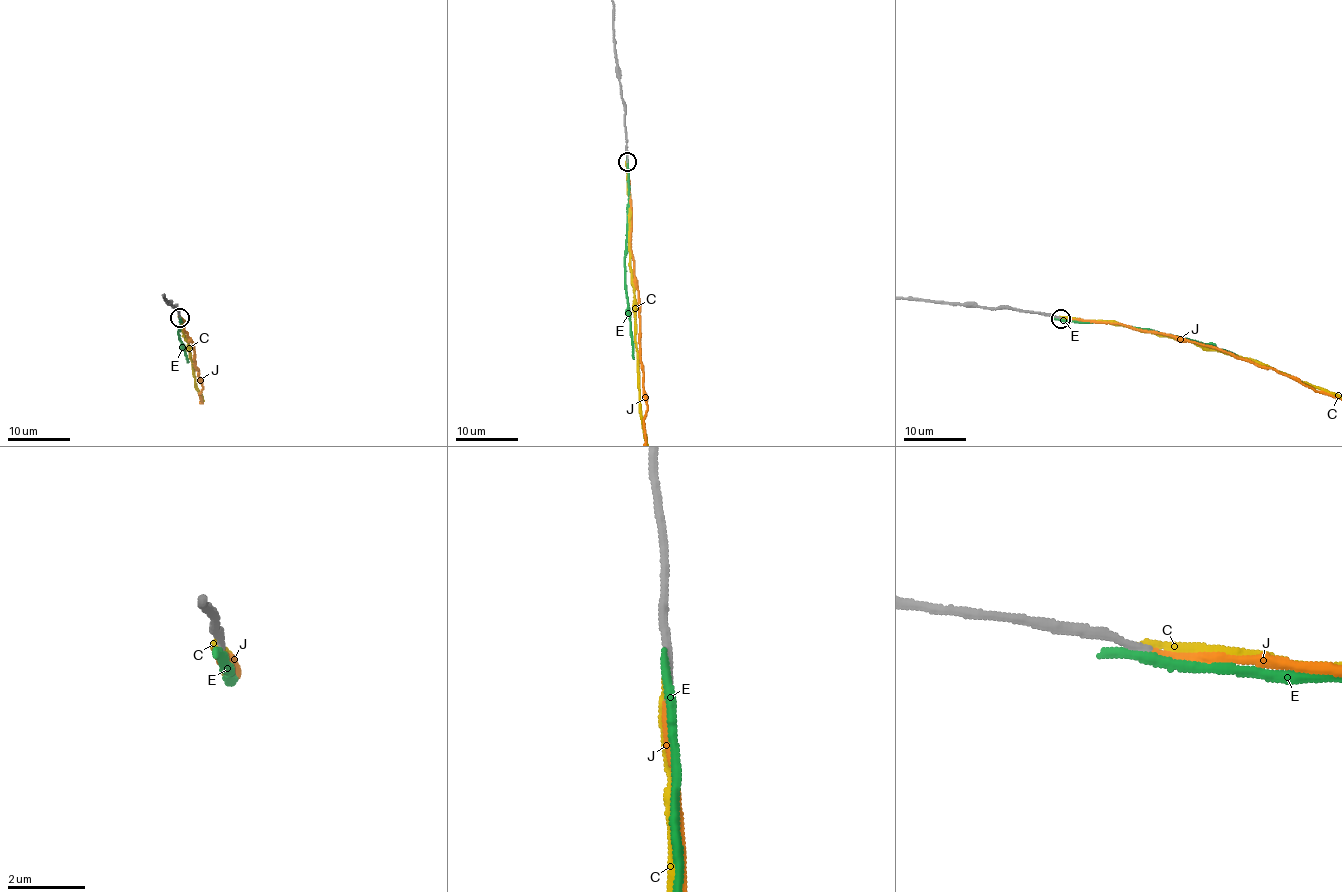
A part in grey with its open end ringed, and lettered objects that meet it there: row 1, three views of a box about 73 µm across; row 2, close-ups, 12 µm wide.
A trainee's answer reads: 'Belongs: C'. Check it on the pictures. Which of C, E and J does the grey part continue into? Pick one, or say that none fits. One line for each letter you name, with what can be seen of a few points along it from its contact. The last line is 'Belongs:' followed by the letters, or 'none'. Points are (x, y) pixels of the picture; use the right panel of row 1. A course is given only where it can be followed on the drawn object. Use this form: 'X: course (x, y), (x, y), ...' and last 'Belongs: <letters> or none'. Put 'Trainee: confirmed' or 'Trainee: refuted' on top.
Trainee: refuted
Belongs: J

